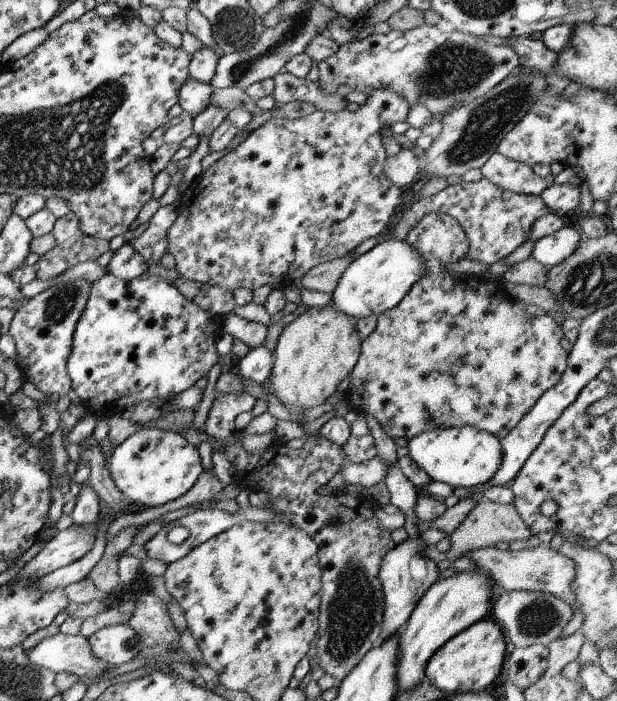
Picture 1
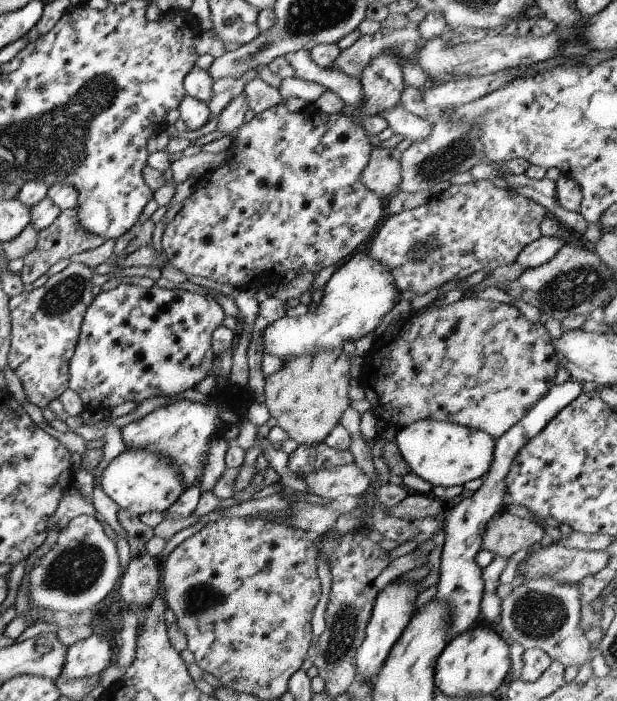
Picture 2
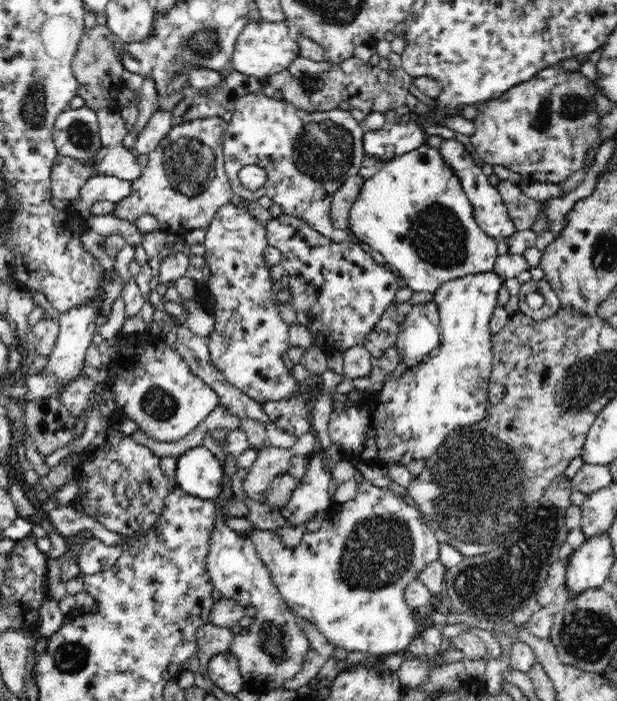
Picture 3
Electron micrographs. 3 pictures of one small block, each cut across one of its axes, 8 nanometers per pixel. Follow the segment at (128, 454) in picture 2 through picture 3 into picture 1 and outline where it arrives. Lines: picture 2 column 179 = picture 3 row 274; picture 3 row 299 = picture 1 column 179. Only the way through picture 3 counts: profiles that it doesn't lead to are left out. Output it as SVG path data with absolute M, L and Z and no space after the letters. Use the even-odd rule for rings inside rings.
M155 428L141 429L123 440L112 450L107 462L105 462L105 466L114 486L121 492L125 500L134 503L139 508L138 512L147 508L161 507L166 502L171 502L181 497L193 486L199 474L203 471L197 446L191 445L183 434Z

